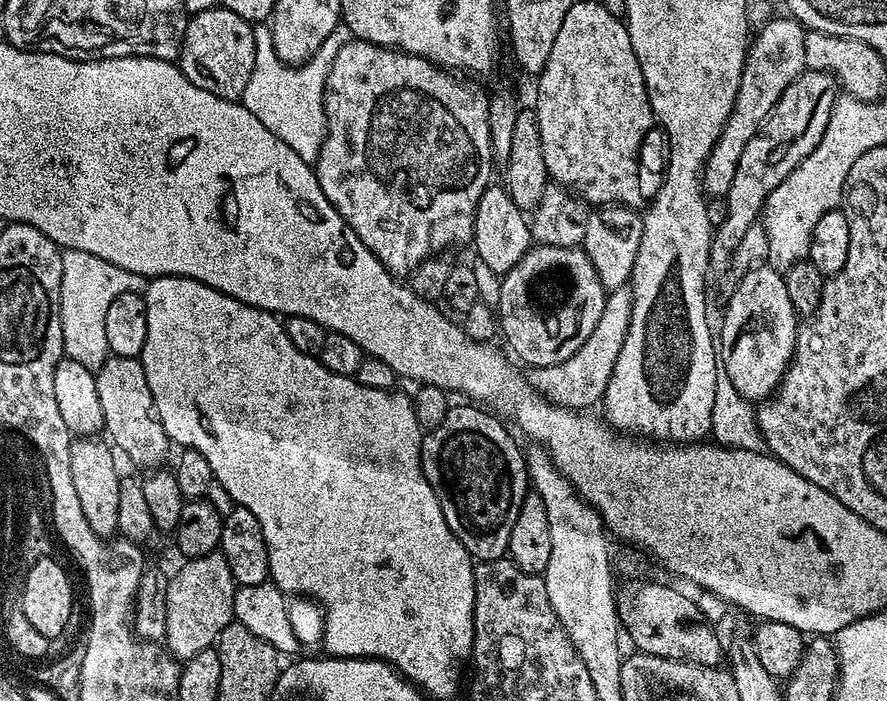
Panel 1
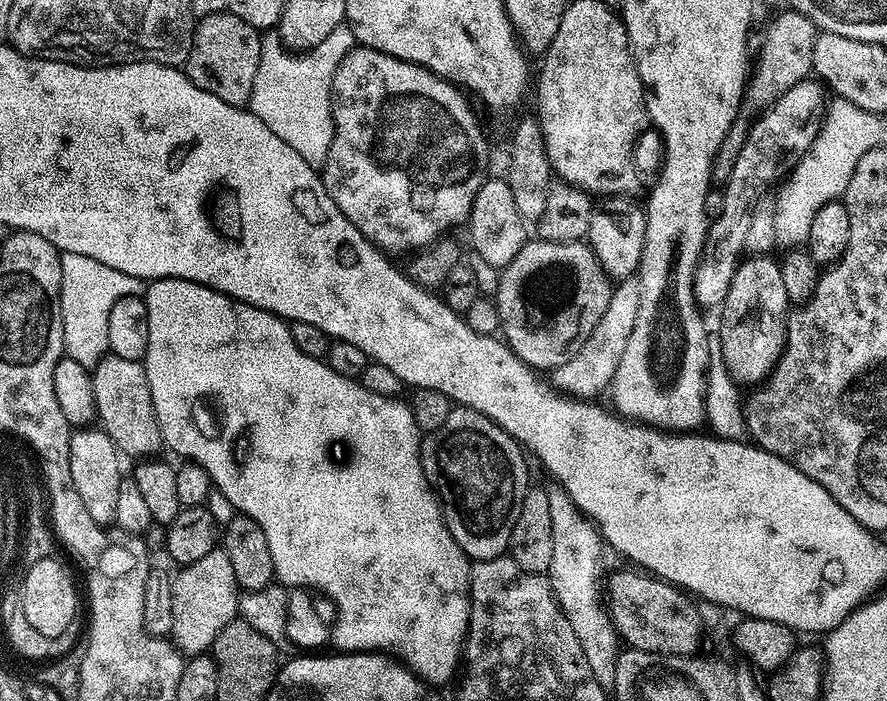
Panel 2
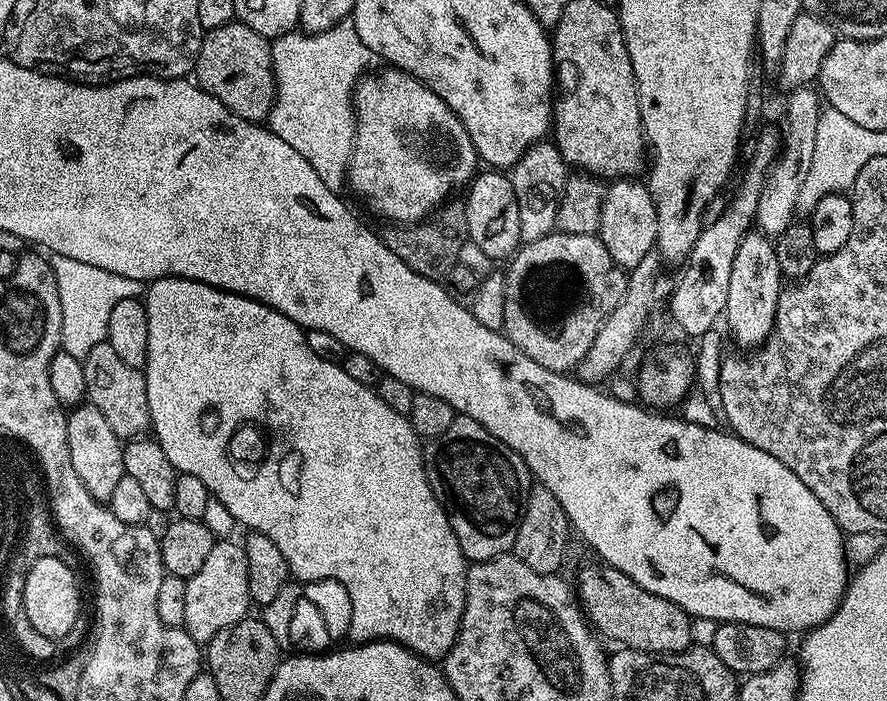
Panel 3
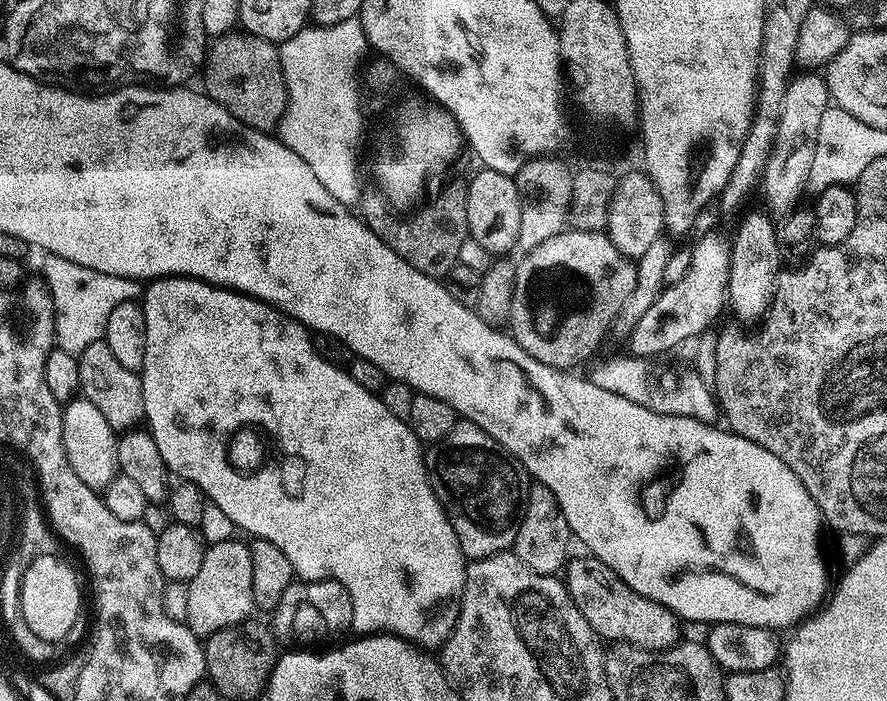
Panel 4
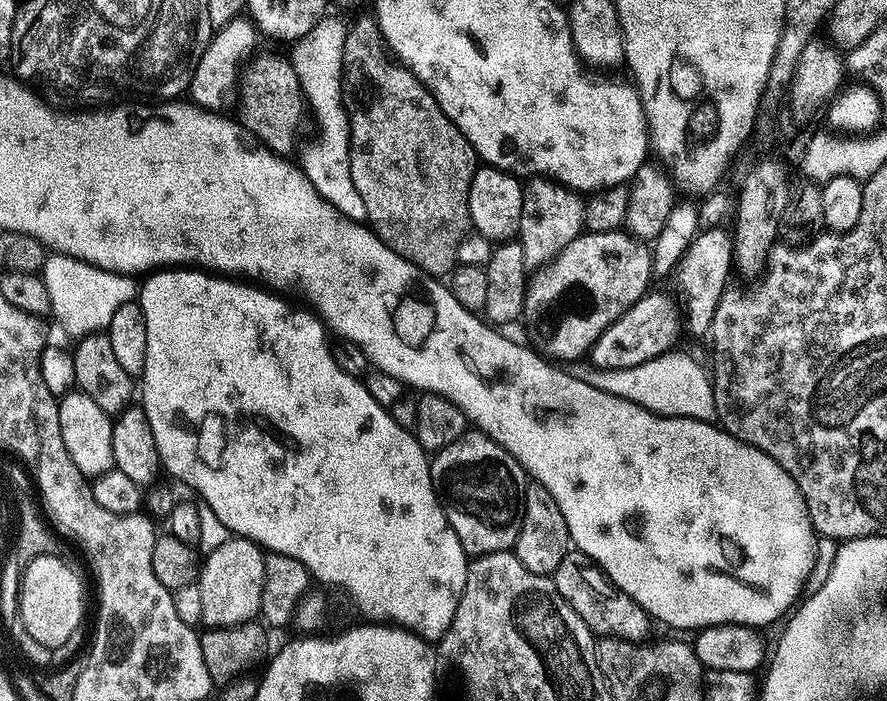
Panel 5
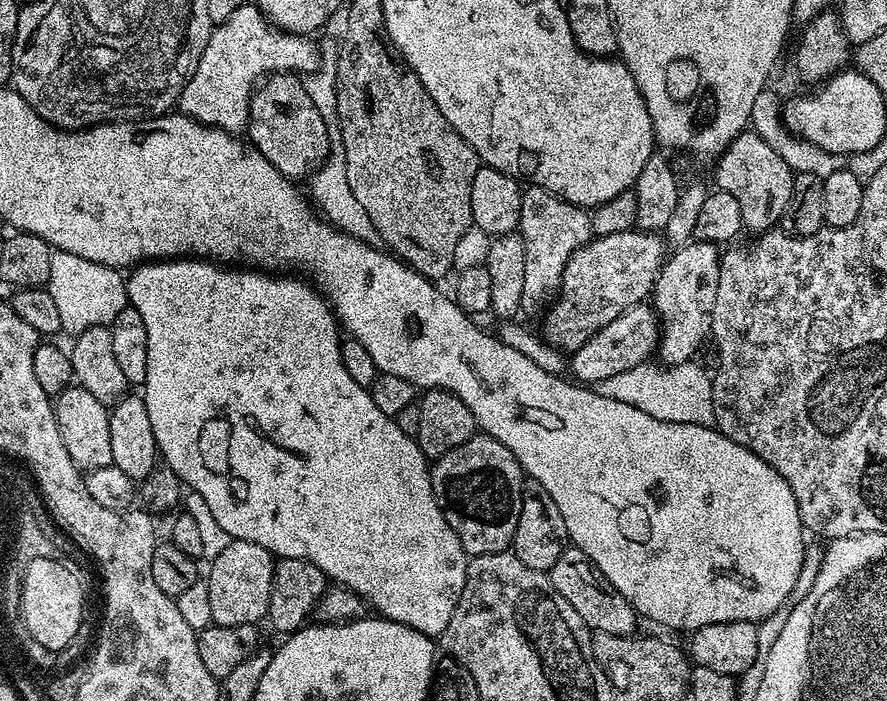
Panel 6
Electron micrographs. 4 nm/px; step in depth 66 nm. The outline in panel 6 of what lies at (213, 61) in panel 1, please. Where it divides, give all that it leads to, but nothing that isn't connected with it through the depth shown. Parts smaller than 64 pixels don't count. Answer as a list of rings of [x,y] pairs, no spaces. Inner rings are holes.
[[[274,72],[263,84],[268,92],[253,91],[252,101],[248,103],[247,139],[250,144],[252,139],[251,147],[261,152],[284,176],[307,177],[317,167],[316,156],[323,157],[329,151],[329,121],[318,114],[314,102],[310,102],[310,94],[304,89],[304,80],[297,73]]]

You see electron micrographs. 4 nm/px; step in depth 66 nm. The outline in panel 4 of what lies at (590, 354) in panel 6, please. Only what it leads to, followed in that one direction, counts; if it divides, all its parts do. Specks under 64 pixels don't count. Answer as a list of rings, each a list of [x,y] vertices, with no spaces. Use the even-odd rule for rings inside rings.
[[[700,238],[692,248],[688,269],[681,280],[673,279],[660,293],[654,304],[631,325],[627,351],[637,358],[653,358],[676,348],[679,344],[695,341],[702,332],[709,331],[712,323],[726,308],[728,275],[730,274],[730,250],[724,243],[711,244],[710,239]]]

